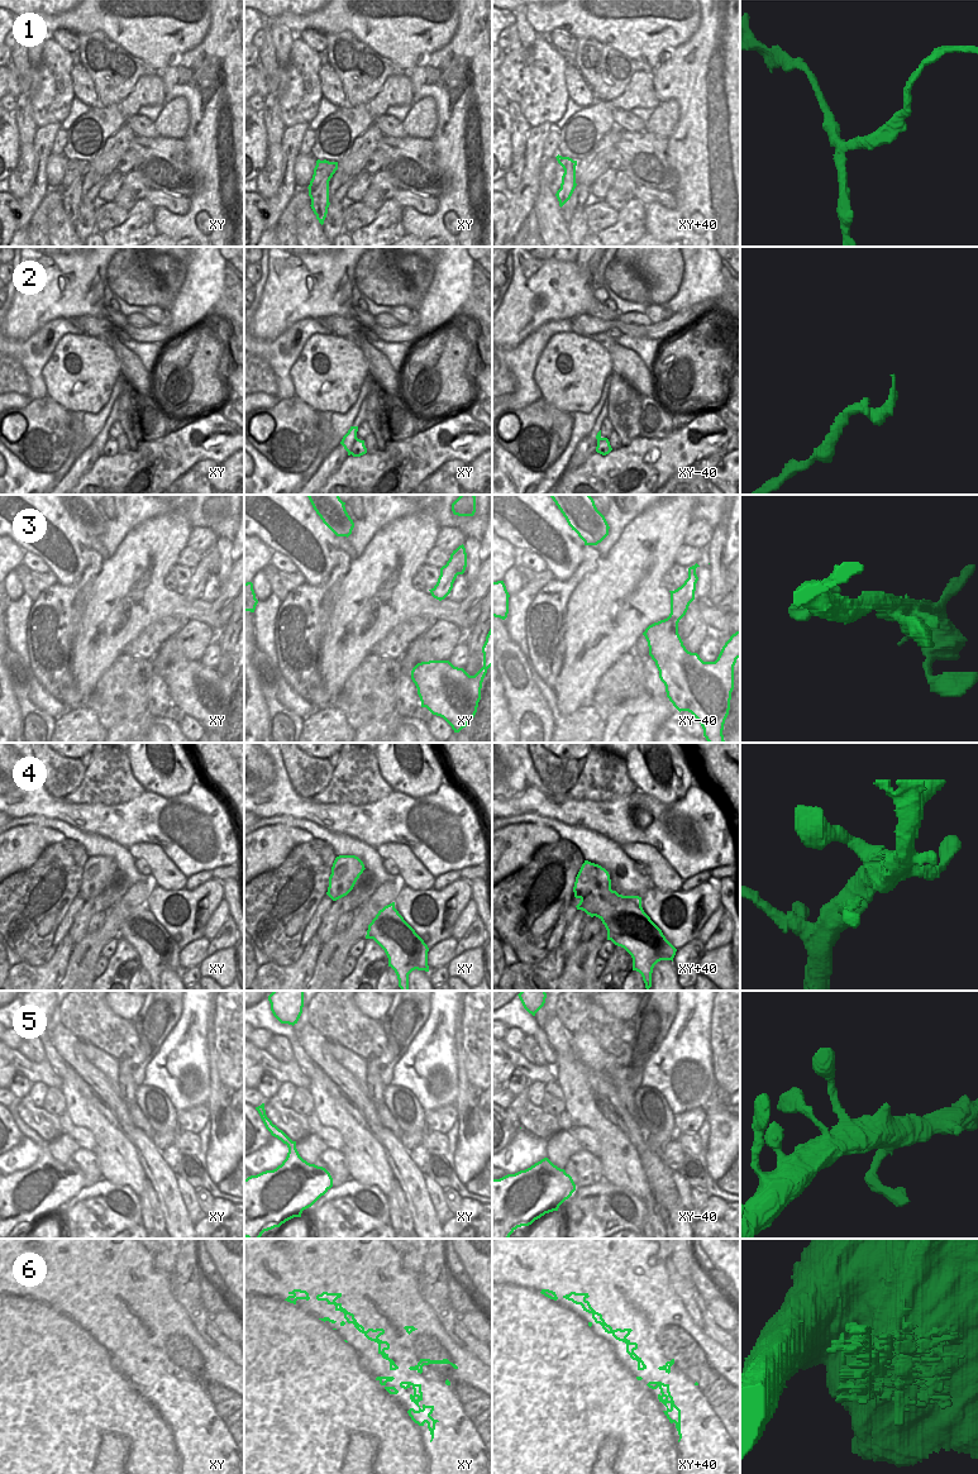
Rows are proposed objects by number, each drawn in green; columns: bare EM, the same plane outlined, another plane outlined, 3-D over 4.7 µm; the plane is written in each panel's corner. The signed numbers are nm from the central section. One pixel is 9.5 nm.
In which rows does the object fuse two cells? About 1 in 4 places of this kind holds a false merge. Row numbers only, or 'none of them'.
1

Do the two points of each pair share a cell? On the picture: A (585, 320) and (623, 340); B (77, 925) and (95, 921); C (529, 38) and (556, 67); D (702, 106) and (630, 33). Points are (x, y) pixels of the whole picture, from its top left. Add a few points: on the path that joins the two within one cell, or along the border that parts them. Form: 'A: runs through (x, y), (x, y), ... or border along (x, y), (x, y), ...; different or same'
A: border along (623, 334), (652, 339); different
B: border along (105, 910), (98, 911), (90, 919), (86, 933); different
C: border along (538, 34), (529, 47), (523, 46); different
D: border along (659, 62), (653, 68); different

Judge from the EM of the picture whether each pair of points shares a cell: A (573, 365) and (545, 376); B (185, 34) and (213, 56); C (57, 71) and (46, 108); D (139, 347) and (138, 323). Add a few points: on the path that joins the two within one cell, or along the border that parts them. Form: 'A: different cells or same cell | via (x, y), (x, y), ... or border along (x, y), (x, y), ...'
A: same cell | via (567, 371), (563, 375), (552, 376)
B: different cells | border along (211, 18), (206, 36), (173, 62)
C: same cell | via (56, 80), (53, 99)
D: different cells | border along (130, 338), (160, 342)

